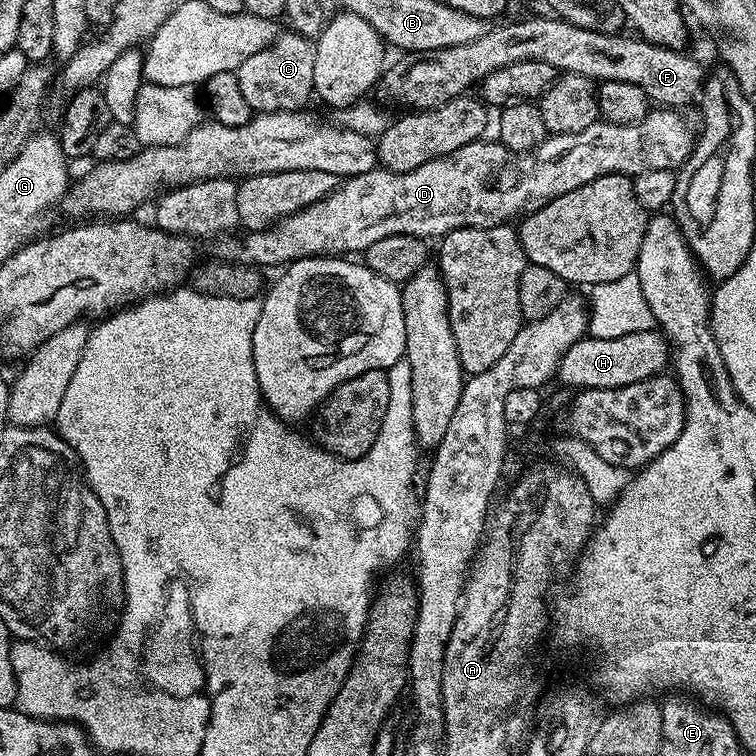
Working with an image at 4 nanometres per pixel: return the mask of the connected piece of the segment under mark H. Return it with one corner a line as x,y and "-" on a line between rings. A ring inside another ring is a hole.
642,330
625,334
620,338
596,338
588,336
574,342
562,358
558,380
571,390
597,388
610,390
618,386
630,386
630,382
642,382
651,376
659,376
670,364
668,337
660,330

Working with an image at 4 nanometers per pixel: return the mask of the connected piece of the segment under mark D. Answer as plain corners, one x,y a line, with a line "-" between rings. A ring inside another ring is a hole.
661,107
659,110
649,111
638,122
633,124
614,124
611,122
597,122
586,126
586,130
578,130
577,132
557,132
549,135
547,140
543,140
537,144
535,149
530,152
515,152
510,150
506,145
493,142
487,144
487,139
481,138
470,142
466,146
462,146
458,150
454,150
450,154
446,154
442,158
434,158
430,162
426,162
422,166
418,166
409,172
392,172
383,166
372,168
366,174
358,174
357,176
347,177
336,189
326,198
322,198
318,202
314,202
310,206
306,206
302,210
298,210
289,216
283,216
282,219
276,221
271,228
262,228
259,231
249,231
245,240
228,240
232,238
224,238
219,241
220,248
225,252
225,257
231,258
233,261
242,264
254,264
257,266
265,266
264,264
281,264
287,266
293,261
300,260
304,257
335,257
337,254
352,254
348,252
356,252
362,254
370,246
374,246
374,242
378,242
381,238
390,238
394,234
402,234
403,236
418,236
421,238
442,238
450,230
458,230
459,228
469,228
470,226
494,226
495,224
507,224
515,221
517,218
523,217
525,214
537,212
542,206
546,206
554,198
562,198
562,194
570,194
570,190
578,190
578,186
586,186
586,182
594,182
594,178
602,178
606,174
618,174
619,176
635,177
638,174
646,174
648,170
676,170
684,165
689,156
692,155
694,149
694,132
688,129
688,124
683,120
679,111

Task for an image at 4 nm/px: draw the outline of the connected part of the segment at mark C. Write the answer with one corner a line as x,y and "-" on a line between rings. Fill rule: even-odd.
284,30
277,35
270,46
258,50
258,54
250,54
246,62
235,71
238,87
246,102
250,102
253,113
262,112
294,112
305,107
314,93
314,52
313,45
305,36
297,32

